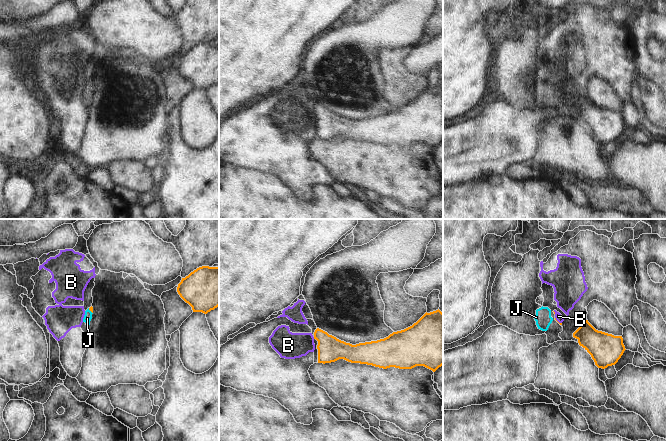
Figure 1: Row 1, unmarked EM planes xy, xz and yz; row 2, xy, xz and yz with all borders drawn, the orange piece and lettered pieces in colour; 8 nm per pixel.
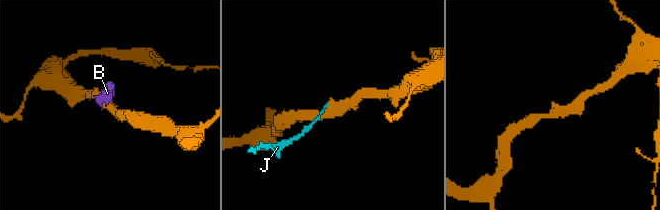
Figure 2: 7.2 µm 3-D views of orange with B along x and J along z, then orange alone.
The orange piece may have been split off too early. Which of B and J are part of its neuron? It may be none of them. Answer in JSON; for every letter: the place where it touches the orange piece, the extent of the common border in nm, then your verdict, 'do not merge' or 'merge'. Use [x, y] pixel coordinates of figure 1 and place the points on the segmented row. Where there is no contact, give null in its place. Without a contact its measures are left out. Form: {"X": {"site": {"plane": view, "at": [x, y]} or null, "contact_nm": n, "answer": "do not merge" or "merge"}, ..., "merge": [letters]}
{"B": {"site": {"plane": "yz", "at": [557, 321]}, "contact_nm": 80, "answer": "do not merge"}, "J": {"site": {"plane": "xy", "at": [90, 310]}, "contact_nm": 60, "answer": "merge"}, "merge": ["J"]}

